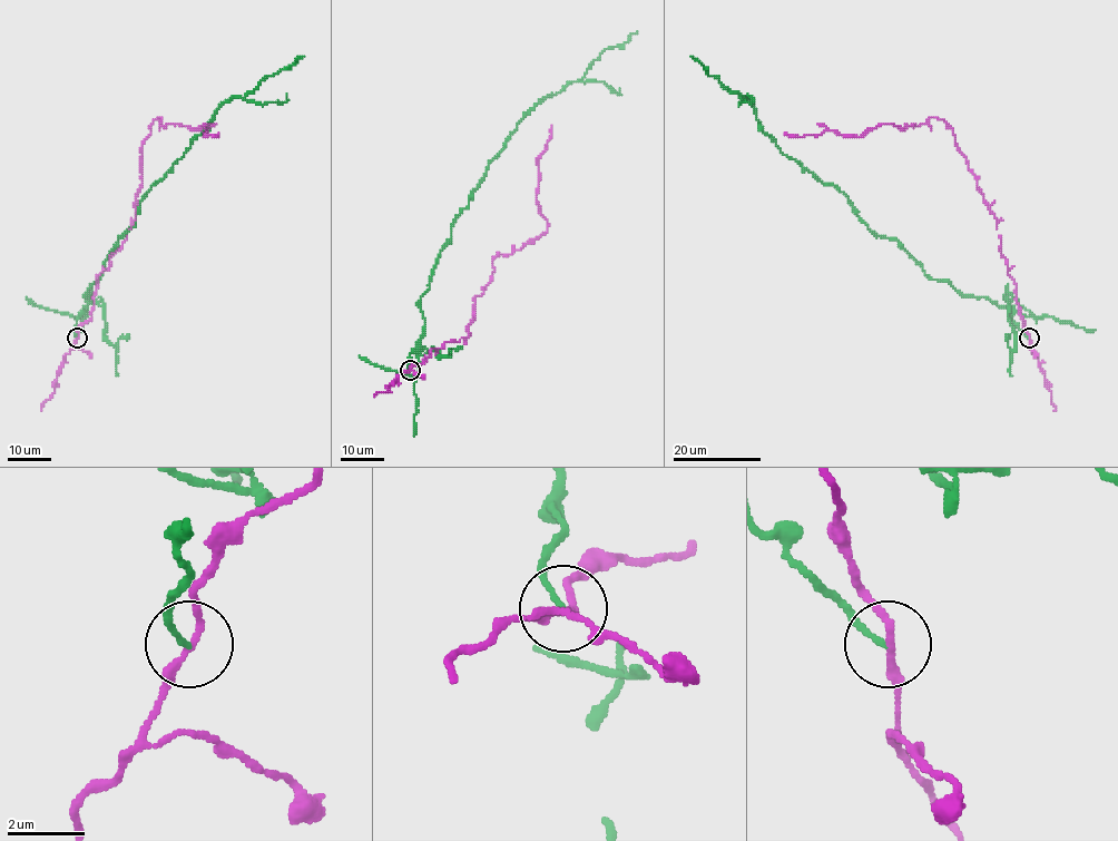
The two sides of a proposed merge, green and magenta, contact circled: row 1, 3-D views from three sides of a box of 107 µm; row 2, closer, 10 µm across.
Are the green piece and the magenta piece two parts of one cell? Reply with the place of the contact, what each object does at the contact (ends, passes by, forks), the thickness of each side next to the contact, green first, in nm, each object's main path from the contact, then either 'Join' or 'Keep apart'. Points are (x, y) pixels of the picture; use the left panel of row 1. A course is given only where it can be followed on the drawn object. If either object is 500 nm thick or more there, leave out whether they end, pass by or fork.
Place: (77, 338). At the ring green ends. At the ring magenta passes by. Thickness 130 nm (green) against 180 nm. Course of green: (77, 338), (78, 314), (91, 301), (87, 291), (153, 186), (224, 103), (304, 56). Course of magenta: (77, 338), (91, 318), (97, 277), (136, 217), (141, 144), (153, 123), (215, 125), (204, 136), (218, 133). Keep apart

